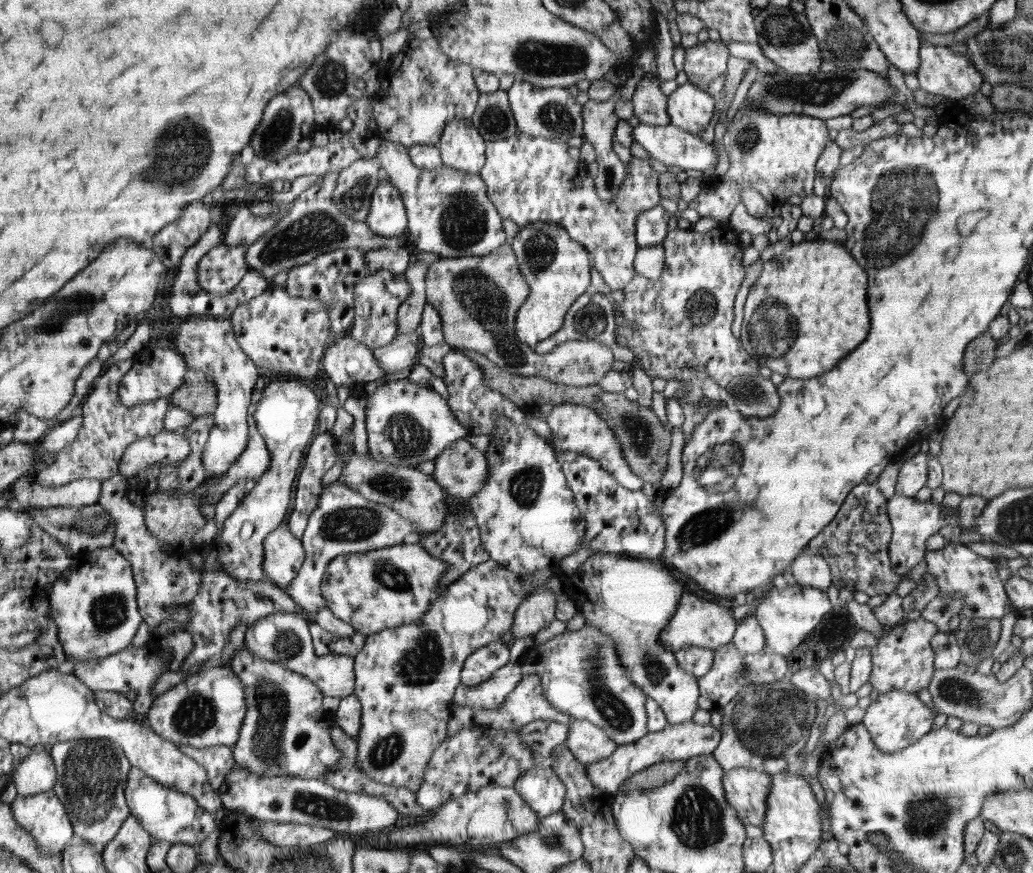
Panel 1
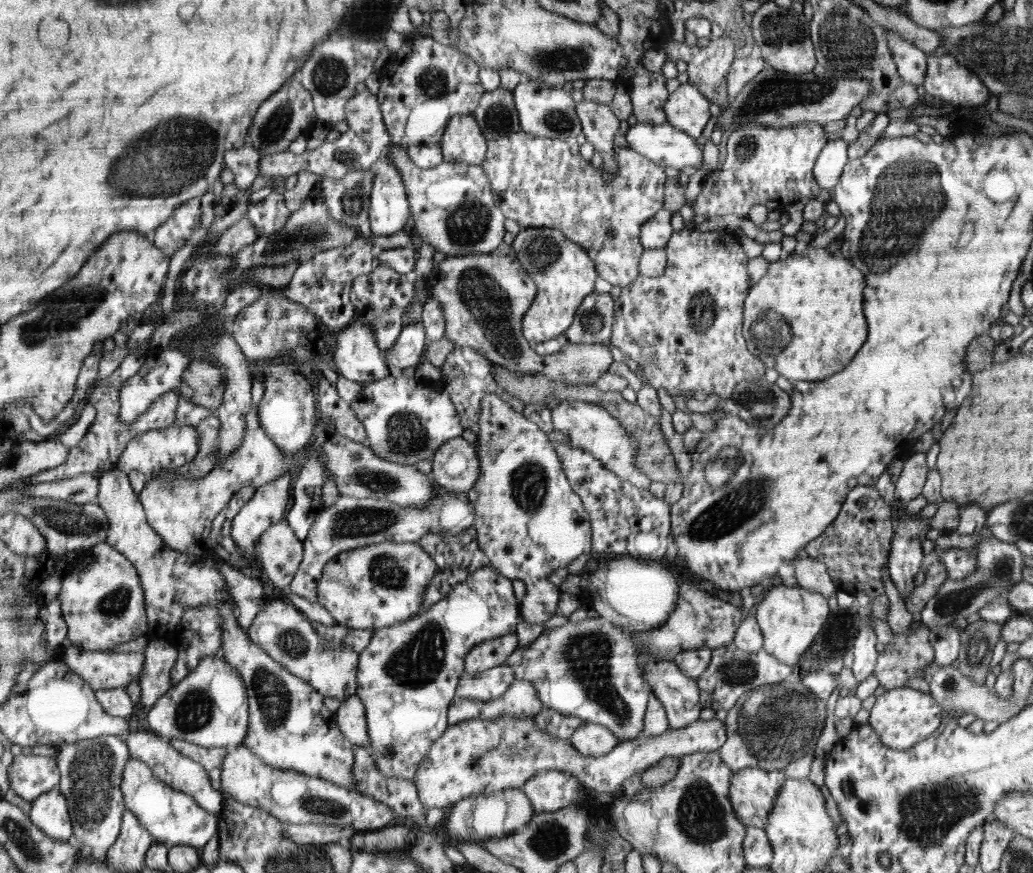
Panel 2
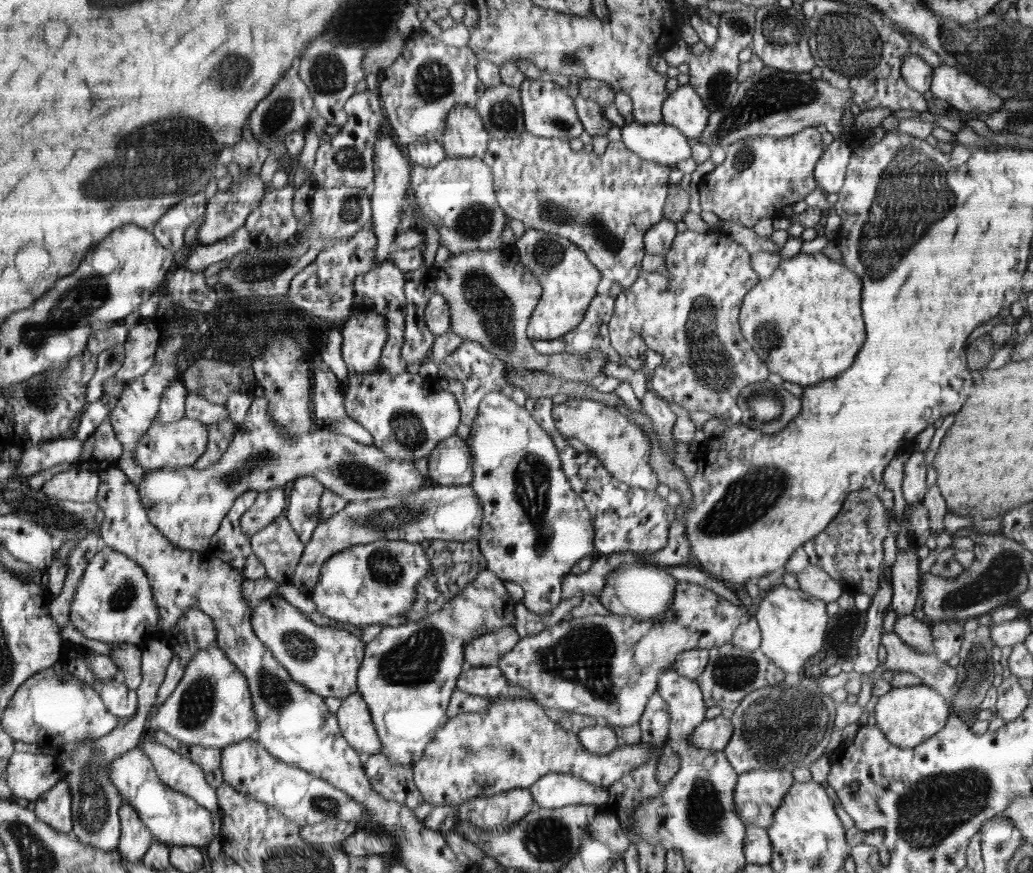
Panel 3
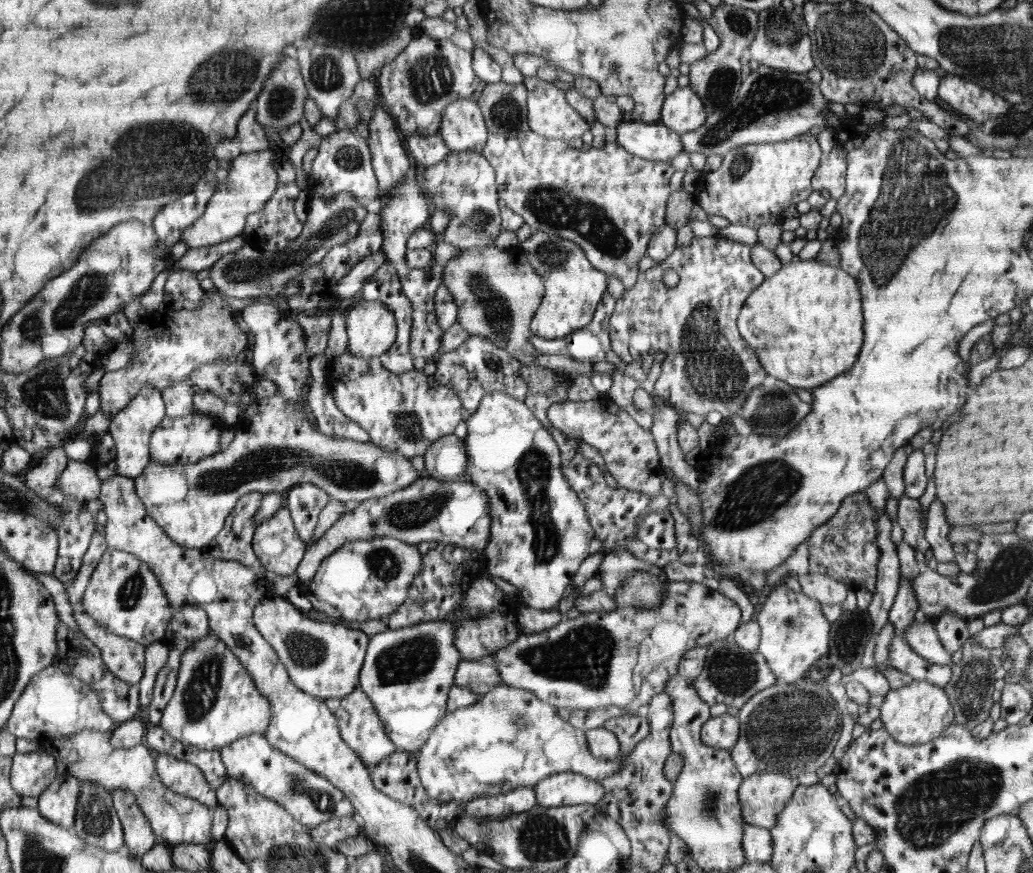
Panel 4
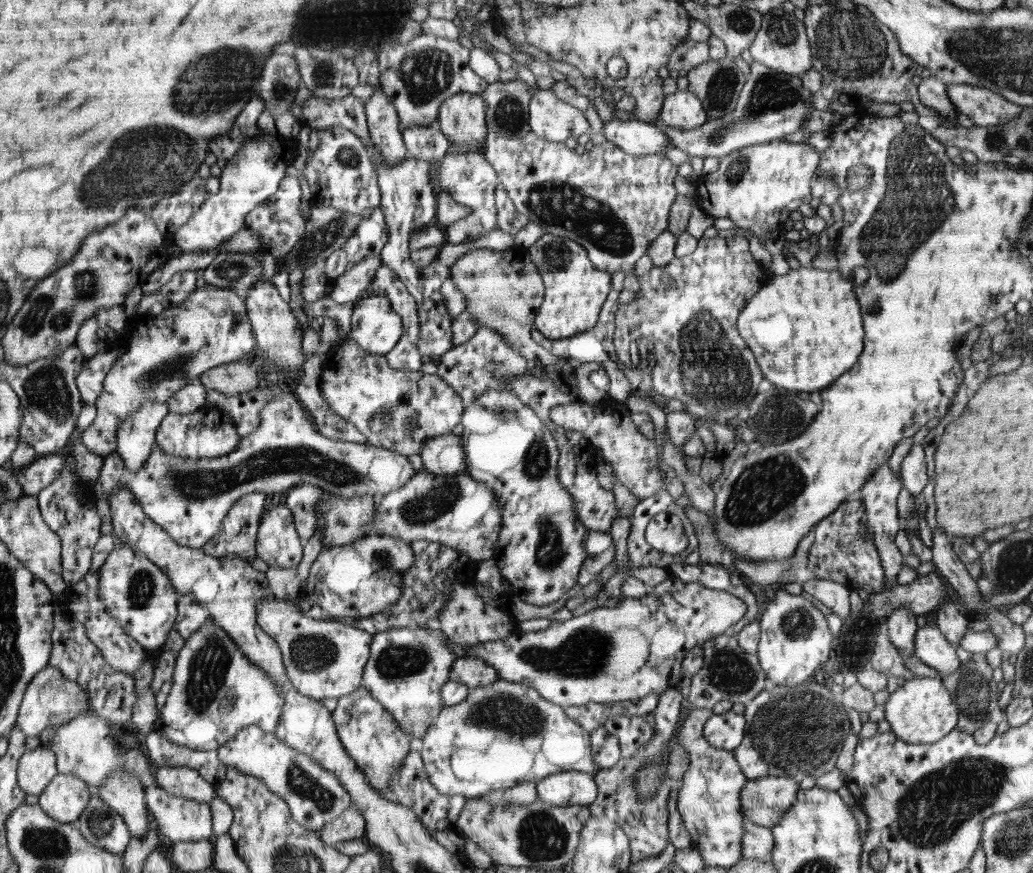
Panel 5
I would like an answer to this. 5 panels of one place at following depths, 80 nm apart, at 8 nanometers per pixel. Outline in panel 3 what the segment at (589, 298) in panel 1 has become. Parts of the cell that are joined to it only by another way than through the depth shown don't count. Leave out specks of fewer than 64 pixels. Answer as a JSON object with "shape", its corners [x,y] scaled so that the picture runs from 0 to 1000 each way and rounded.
{"shape":[[[588,331],[582,332],[572,344],[572,348],[565,361],[564,368],[545,387],[536,387],[534,391],[514,389],[515,397],[525,407],[535,407],[546,402],[556,405],[571,403],[585,403],[592,415],[608,417],[596,404],[590,389],[590,371],[594,357],[595,342],[589,338]]]}

